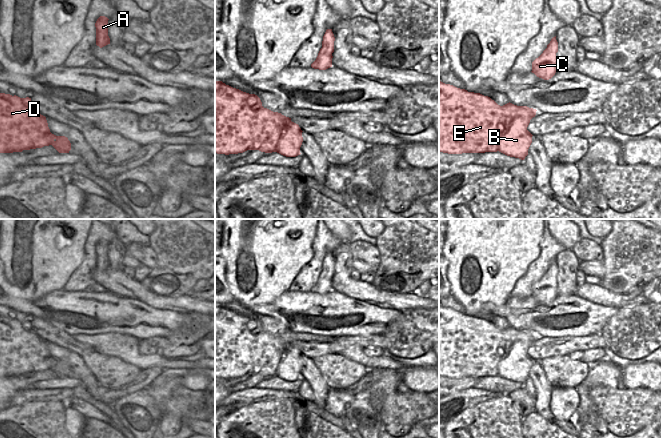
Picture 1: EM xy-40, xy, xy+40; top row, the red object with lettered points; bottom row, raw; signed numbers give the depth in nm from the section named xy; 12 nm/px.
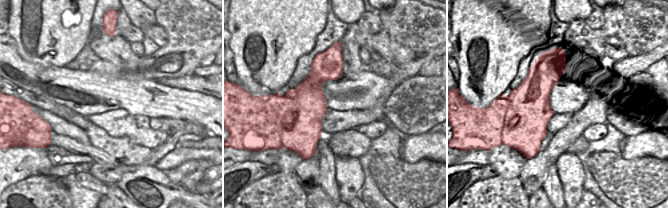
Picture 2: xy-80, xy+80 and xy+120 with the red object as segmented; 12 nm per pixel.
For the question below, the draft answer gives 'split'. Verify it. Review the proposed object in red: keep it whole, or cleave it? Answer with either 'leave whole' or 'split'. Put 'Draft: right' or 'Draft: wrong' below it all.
split
Draft: right

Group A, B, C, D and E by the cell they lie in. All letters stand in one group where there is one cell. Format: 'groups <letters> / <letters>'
groups A / B C D E

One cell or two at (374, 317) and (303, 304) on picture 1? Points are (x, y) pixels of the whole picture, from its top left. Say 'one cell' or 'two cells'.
one cell

